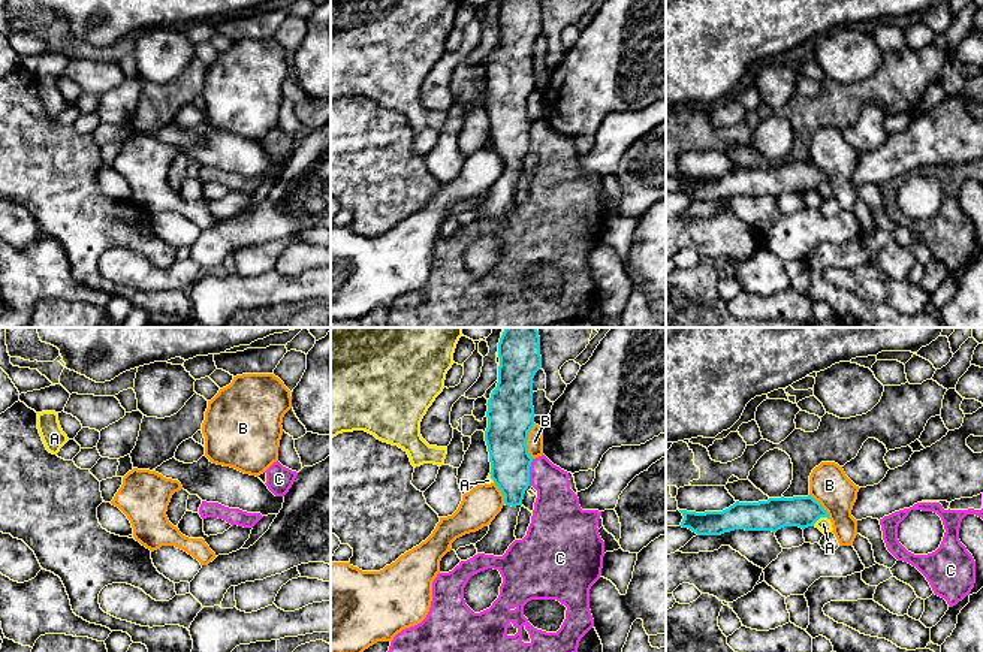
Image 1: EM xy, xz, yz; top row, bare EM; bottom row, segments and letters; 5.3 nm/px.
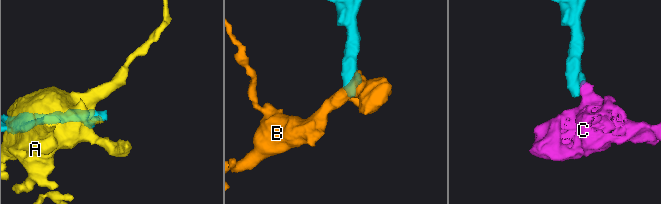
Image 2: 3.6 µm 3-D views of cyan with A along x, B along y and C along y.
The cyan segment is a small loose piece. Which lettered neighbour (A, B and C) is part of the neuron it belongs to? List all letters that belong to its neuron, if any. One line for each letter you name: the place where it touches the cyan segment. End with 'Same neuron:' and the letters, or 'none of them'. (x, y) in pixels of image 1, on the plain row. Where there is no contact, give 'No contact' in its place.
Same neuron: none of them

